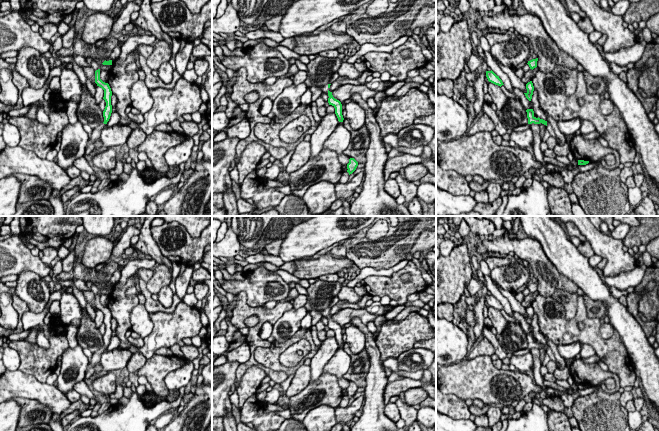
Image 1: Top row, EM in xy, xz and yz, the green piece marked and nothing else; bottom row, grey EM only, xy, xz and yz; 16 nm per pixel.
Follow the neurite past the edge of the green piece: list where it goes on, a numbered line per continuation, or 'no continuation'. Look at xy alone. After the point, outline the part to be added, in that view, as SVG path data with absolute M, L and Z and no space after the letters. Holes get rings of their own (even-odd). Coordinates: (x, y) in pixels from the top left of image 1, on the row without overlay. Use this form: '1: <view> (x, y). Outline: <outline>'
1: xy (96, 356). Outline: M102 347L99 350L97 350L95 353L93 353L91 358L91 363L88 364L87 370L95 367L95 365L100 361L101 355L104 353L105 349L106 348Z

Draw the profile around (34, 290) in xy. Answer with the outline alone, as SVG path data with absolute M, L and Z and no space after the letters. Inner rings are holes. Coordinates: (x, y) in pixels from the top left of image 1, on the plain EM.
M32 271L20 273L16 282L15 293L27 303L29 311L42 312L52 293L48 283Z

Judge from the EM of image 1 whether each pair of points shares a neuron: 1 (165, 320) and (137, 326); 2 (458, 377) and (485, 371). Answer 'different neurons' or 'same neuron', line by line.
1: different neurons
2: same neuron

